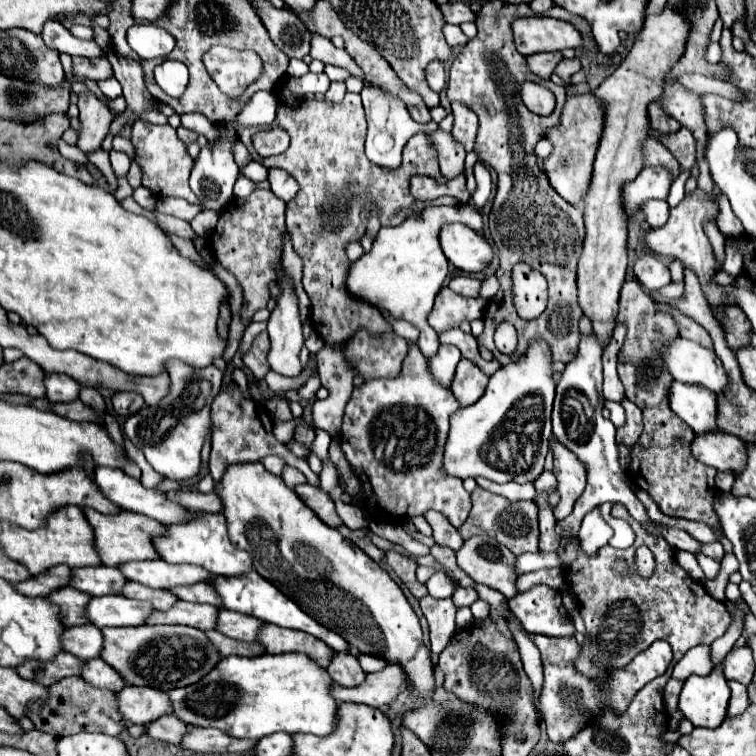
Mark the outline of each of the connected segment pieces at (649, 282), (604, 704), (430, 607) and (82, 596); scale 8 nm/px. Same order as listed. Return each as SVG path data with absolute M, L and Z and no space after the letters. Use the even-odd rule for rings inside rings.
M641 253L633 265L633 271L635 271L635 277L647 289L661 289L671 283L671 275L669 275L667 265L651 253Z
M527 633L527 637L531 637L533 643L537 645L537 649L541 651L541 661L543 661L543 671L545 671L545 685L543 685L543 693L541 693L541 709L543 709L543 719L547 723L547 735L553 743L565 743L565 739L575 737L575 733L579 729L583 729L593 717L597 717L599 713L603 713L607 709L623 713L629 707L635 693L645 683L663 675L671 663L671 645L667 641L655 641L649 649L641 651L629 665L625 665L621 669L605 669L605 673L607 673L605 679L589 679L583 673L579 673L575 667L575 661L579 657L579 643L575 641L575 637L547 637L547 635L531 635L531 633Z
M427 595L421 599L421 611L427 617L431 629L431 651L439 655L455 635L457 607L451 599L435 599Z
M63 587L55 593L49 595L49 601L53 601L55 605L61 607L63 613L63 621L67 627L71 625L85 625L89 623L87 615L83 615L83 611L87 609L87 603L93 595L87 595L83 591L73 591L73 587Z

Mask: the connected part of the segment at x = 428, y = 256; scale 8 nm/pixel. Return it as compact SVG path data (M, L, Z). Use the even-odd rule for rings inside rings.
M469 203L453 207L427 207L421 215L413 215L399 227L383 227L373 243L371 253L365 253L359 261L355 261L347 277L349 293L375 305L377 309L389 311L397 319L413 323L419 329L419 349L425 357L435 355L439 349L439 337L427 325L427 315L449 273L449 261L439 245L439 231L447 223L463 223L473 231L481 231L483 217Z

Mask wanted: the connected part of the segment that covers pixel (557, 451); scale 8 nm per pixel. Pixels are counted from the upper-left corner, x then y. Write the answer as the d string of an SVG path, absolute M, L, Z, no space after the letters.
M553 443L551 449L555 465L553 473L559 483L557 493L561 495L561 501L555 507L555 519L565 519L571 513L579 495L585 491L585 469L575 459L575 455L571 455L571 451L567 451L567 447L563 447L561 443Z

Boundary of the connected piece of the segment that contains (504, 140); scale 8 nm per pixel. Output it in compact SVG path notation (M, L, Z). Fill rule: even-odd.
M487 1L481 7L475 21L479 33L455 57L445 87L447 99L451 103L459 101L471 107L471 111L475 111L475 115L479 117L475 151L495 151L493 153L495 159L501 159L495 161L495 171L499 173L499 181L497 181L497 195L493 199L491 213L489 213L491 237L501 257L501 267L495 273L499 281L499 293L487 303L485 317L483 317L485 331L477 337L481 345L493 351L495 359L499 359L501 365L507 365L515 361L519 355L523 355L533 337L543 337L545 341L549 341L555 361L569 363L577 355L579 319L583 315L577 303L577 261L585 237L583 213L573 205L569 205L567 201L563 201L555 191L551 191L547 175L539 169L537 157L533 153L535 143L543 139L545 131L559 123L559 115L565 103L565 87L555 85L551 79L539 79L537 75L531 75L525 57L515 49L511 23L513 19L525 15L527 17L533 15L529 5ZM523 81L535 81L557 95L557 105L551 115L547 117L535 115L523 105L517 93L517 87ZM519 261L531 263L531 267L541 271L549 283L549 305L533 321L521 319L511 299L511 267ZM501 321L511 321L517 327L519 343L515 355L499 353L493 343L493 331Z

